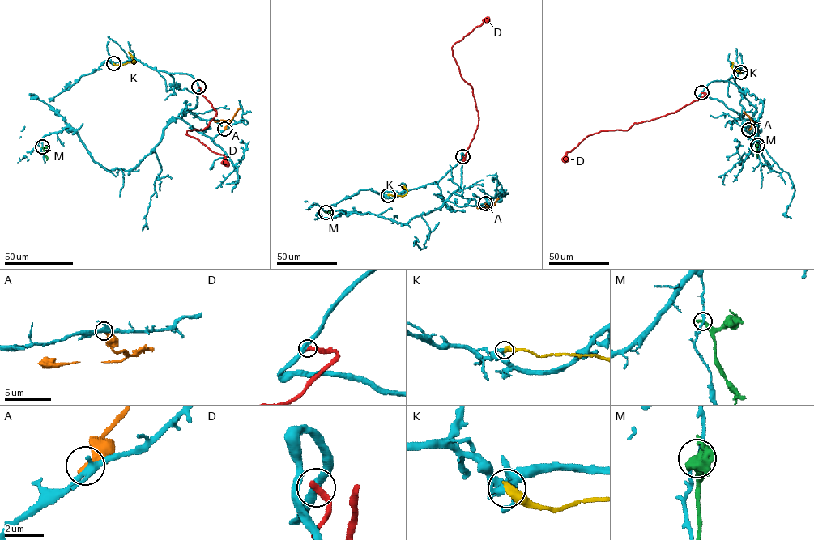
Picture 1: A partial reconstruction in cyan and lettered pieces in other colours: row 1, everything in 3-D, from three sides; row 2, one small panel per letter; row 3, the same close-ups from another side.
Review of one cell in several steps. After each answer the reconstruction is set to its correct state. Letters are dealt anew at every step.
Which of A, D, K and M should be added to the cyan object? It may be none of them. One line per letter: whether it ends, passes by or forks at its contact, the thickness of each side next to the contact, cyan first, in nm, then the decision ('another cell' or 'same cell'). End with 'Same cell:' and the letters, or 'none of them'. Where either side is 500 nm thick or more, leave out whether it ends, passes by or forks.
A: it ends; calibres 320 and 240 nm; another cell
D: it ends; calibres 400 and 340 nm; another cell
K: calibres 360 and 500 nm; another cell
M: it ends; calibres 190 and 360 nm; another cell
Same cell: none of them

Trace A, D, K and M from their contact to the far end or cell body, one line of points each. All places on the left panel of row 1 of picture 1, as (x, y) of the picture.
A: (224, 129), (239, 108)
D: (198, 87), (216, 116), (202, 129), (188, 130), (185, 134), (223, 155), (228, 166)
K: (113, 63), (134, 63), (129, 52)
M: (42, 146), (47, 160)

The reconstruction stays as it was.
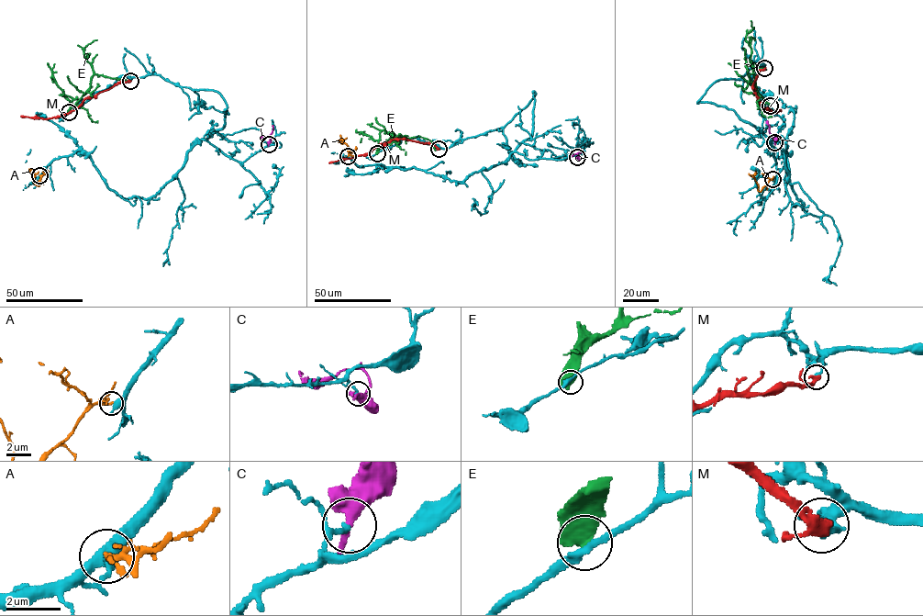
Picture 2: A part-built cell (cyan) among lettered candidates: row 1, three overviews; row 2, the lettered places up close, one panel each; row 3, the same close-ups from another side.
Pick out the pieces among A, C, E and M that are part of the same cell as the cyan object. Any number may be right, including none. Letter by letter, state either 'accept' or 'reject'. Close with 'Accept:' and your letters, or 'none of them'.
A: accept
C: reject
E: reject
M: reject
Accept: A

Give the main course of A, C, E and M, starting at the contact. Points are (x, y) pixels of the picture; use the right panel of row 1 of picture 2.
A: (772, 180), (760, 191), (753, 176), (755, 172)
C: (774, 142), (767, 121)
E: (770, 106), (755, 84), (750, 46), (745, 39), (752, 29), (751, 21)
M: (764, 68), (758, 72), (753, 90), (763, 107), (773, 113), (781, 110)

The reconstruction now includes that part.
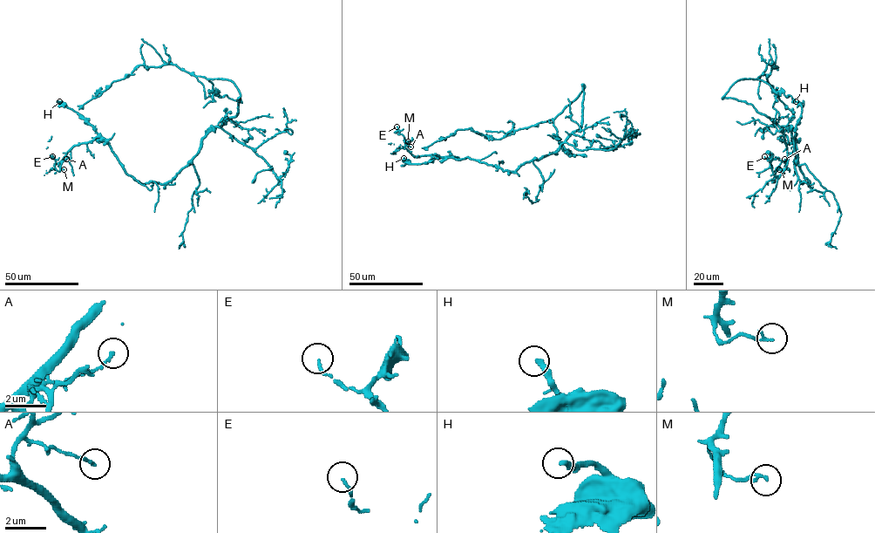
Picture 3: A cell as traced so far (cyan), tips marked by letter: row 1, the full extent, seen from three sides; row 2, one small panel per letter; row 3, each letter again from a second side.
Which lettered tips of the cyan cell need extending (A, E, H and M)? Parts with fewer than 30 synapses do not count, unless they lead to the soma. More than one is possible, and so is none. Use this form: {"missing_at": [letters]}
{"missing_at": ["H"]}

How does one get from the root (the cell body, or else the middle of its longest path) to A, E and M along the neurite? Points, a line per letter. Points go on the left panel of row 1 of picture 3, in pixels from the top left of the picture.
A: (225, 122), (162, 184), (129, 175), (99, 137), (75, 145), (60, 161), (66, 159)
E: (225, 122), (162, 184), (129, 175), (99, 137), (75, 145), (59, 171), (52, 156)
M: (225, 122), (162, 184), (129, 175), (99, 137), (75, 145), (60, 161), (64, 169)

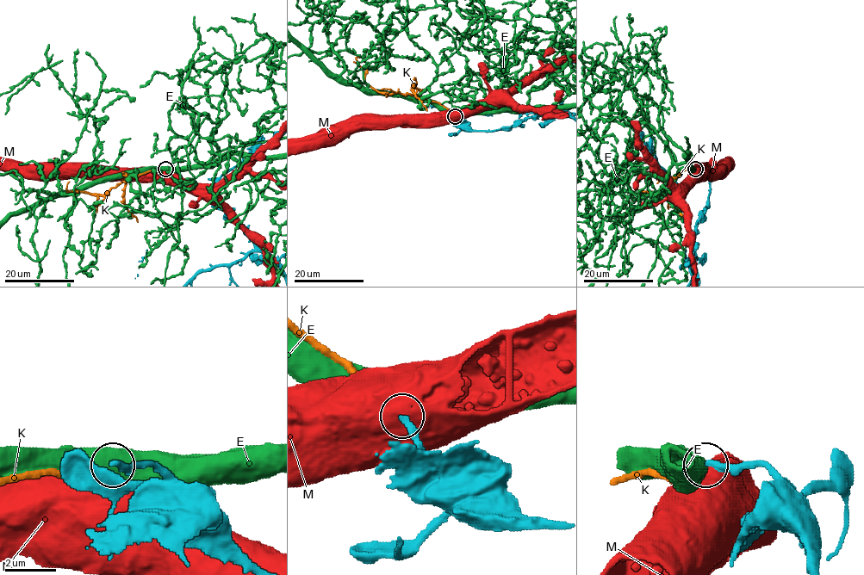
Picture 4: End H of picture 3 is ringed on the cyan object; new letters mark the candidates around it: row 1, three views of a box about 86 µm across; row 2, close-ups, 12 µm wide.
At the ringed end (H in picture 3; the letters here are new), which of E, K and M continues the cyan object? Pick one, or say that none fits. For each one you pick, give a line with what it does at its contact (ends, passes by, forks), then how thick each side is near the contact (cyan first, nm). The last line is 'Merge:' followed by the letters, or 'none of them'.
K: it ends | 320/300 nm
Merge: K

